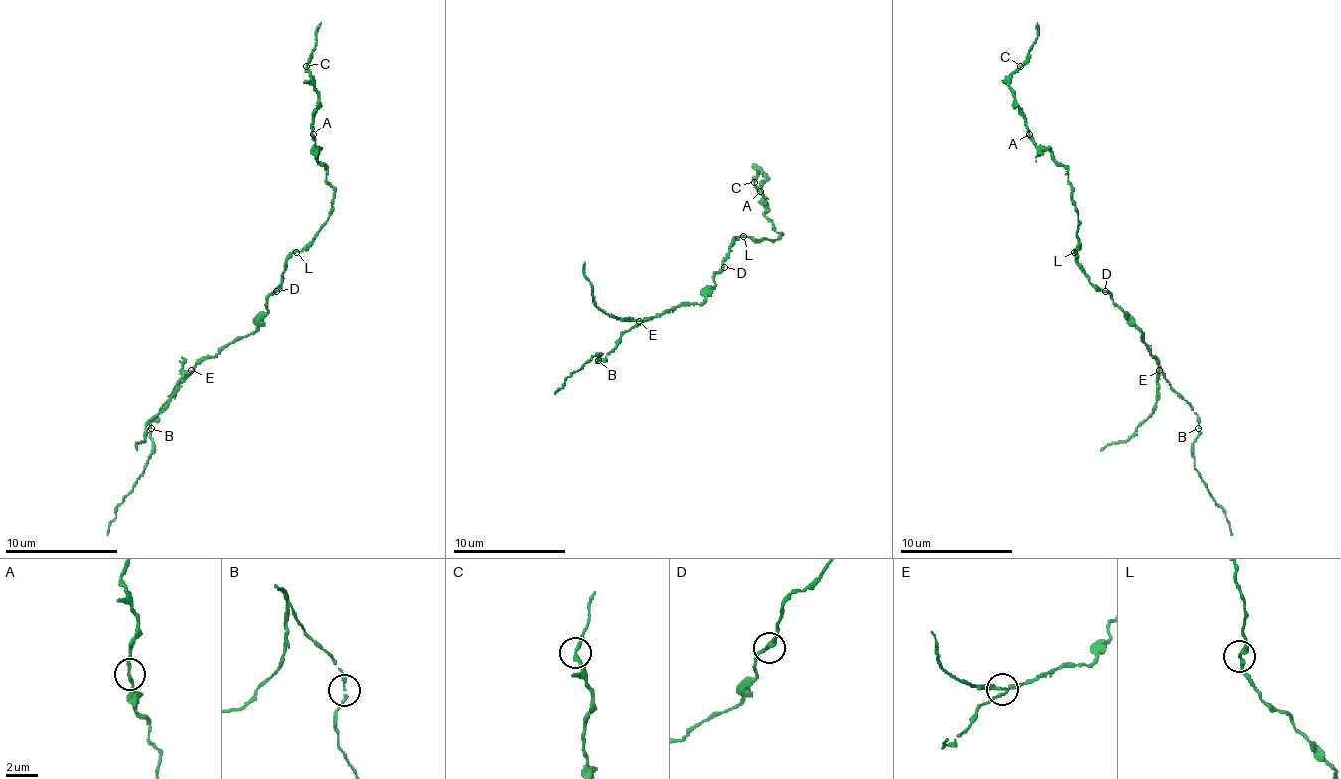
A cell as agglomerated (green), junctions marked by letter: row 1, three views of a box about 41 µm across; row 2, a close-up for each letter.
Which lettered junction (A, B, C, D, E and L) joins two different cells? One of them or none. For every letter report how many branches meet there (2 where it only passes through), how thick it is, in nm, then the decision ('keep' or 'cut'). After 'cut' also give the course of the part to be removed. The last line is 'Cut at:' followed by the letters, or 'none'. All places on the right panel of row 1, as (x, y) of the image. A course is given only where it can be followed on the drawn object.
A: branches 2; calibre 180 nm; keep
B: branches 2; calibre 140 nm; keep
C: branches 2; calibre 240 nm; keep
D: branches 2; calibre 220 nm; keep
E: branches 4; calibre 190 nm; cut; course (1158, 370), (1156, 409), (1125, 440), (1099, 451)
L: branches 2; calibre 200 nm; keep
Cut at: E

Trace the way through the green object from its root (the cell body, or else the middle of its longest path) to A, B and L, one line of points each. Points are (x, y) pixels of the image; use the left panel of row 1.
A: (273, 291), (287, 257), (313, 241), (332, 207), (332, 185), (313, 134)
B: (273, 291), (268, 297), (268, 314), (262, 322), (251, 333), (237, 336), (203, 358), (172, 392), (150, 429)
L: (273, 291), (282, 280), (287, 257), (296, 252)

